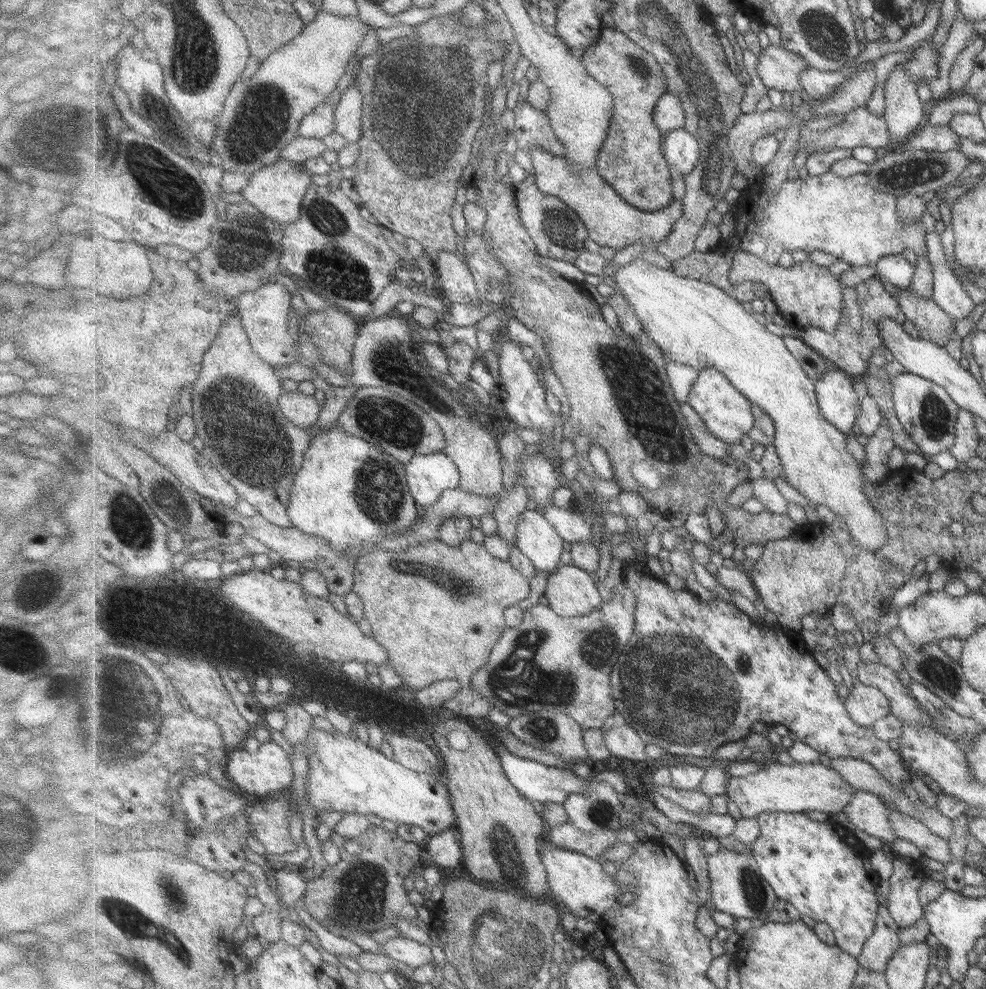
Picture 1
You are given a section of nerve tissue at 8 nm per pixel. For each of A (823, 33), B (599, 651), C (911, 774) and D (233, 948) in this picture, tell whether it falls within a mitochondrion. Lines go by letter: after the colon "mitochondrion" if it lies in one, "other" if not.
A: mitochondrion
B: mitochondrion
C: other
D: other

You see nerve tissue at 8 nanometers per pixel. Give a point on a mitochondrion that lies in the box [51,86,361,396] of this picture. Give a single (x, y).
(177, 191)

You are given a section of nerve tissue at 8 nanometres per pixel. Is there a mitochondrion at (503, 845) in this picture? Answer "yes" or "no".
yes

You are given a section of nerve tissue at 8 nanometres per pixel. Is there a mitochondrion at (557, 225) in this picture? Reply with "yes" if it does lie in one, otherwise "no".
yes

